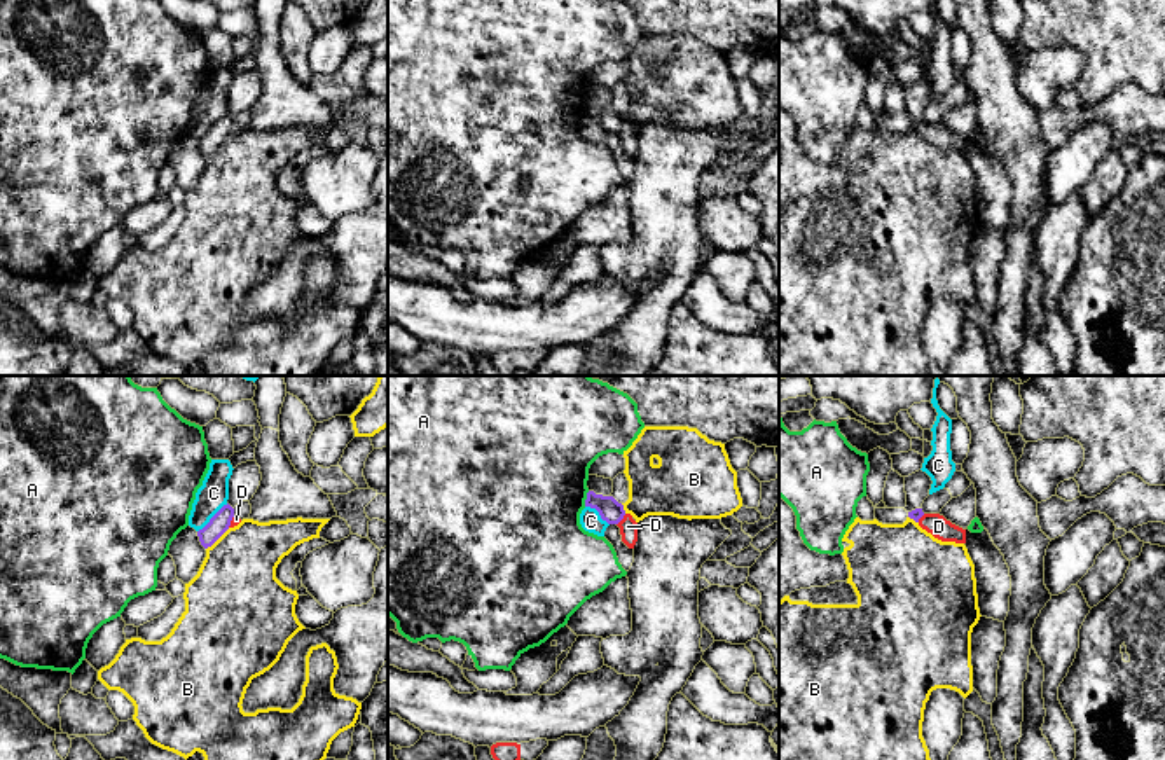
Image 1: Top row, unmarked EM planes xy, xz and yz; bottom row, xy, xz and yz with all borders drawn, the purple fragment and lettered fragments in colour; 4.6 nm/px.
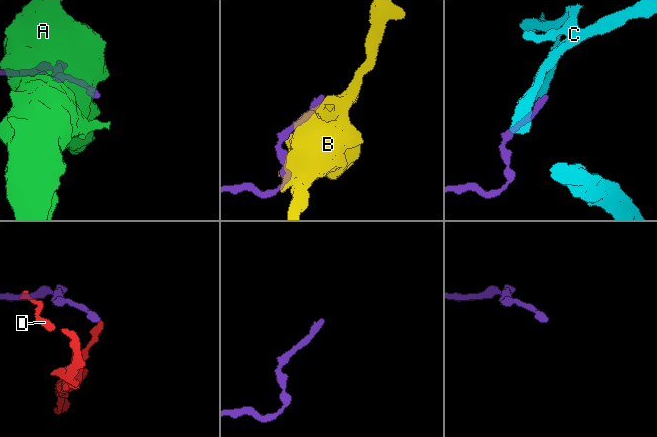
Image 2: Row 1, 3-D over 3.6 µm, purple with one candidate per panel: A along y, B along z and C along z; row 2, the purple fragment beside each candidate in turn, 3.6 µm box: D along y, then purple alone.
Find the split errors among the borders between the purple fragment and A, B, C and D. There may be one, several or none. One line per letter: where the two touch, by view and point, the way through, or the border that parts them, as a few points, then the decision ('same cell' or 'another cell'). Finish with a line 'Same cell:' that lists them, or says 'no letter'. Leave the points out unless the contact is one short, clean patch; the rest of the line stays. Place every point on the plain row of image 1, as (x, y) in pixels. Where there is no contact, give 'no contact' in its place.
A: contact xz (587, 107); border xz (589, 100), (584, 114); another cell
B: contact xy (217, 147); another cell
C: contact xy (212, 126); border xy (227, 112), (198, 140); another cell
D: contact xz (622, 126); border xz (626, 123), (617, 133); another cell
Same cell: no letter

